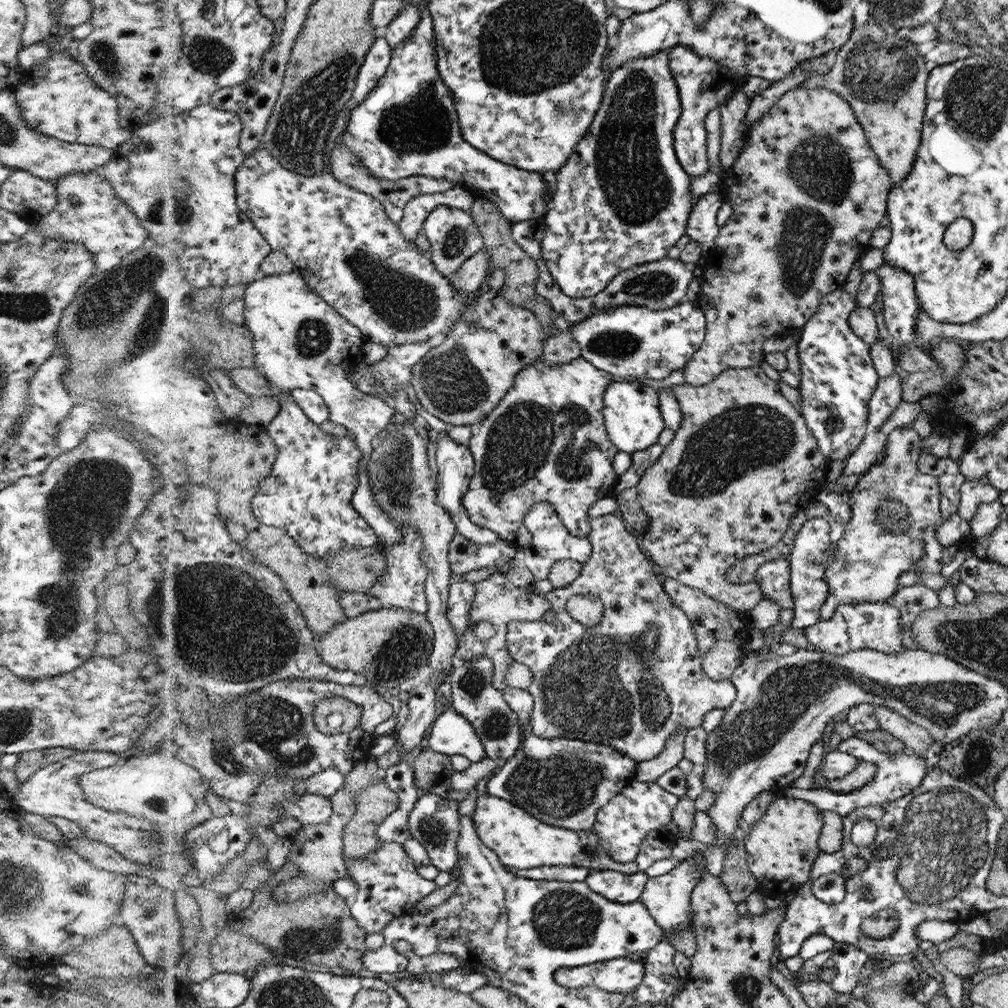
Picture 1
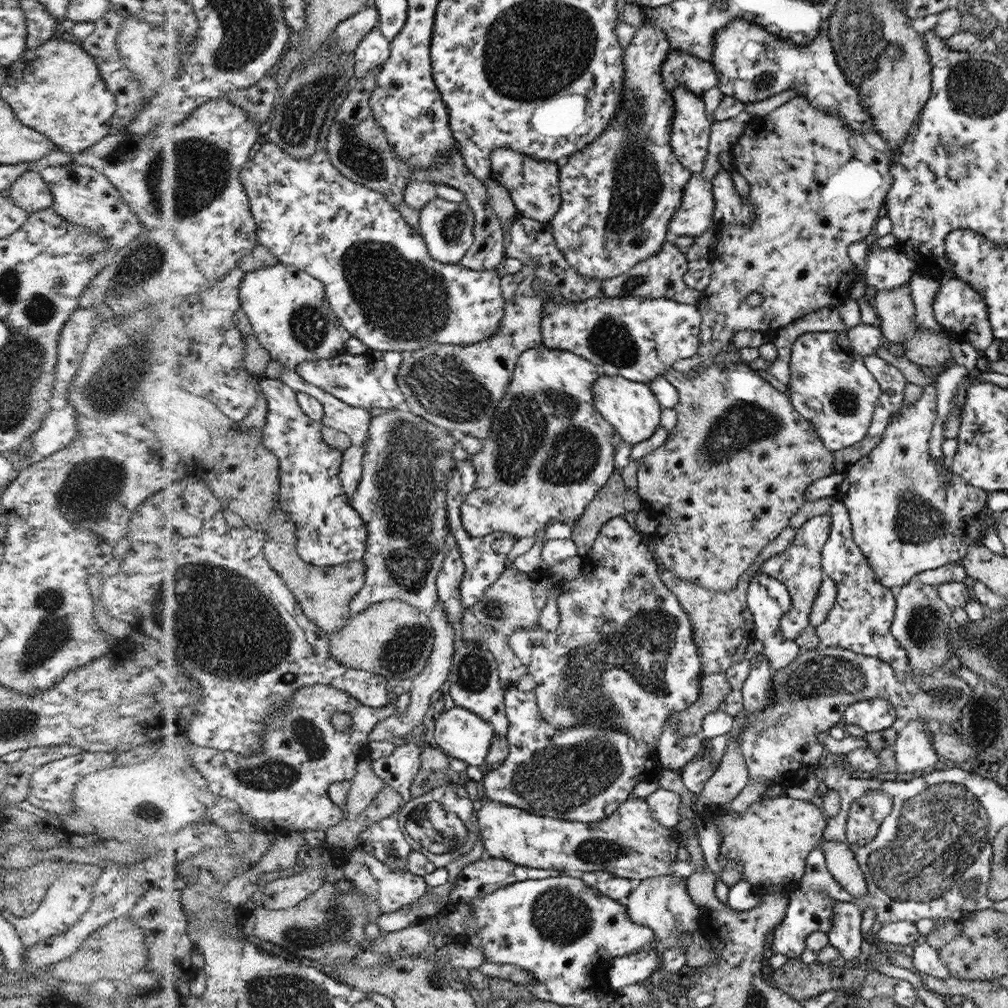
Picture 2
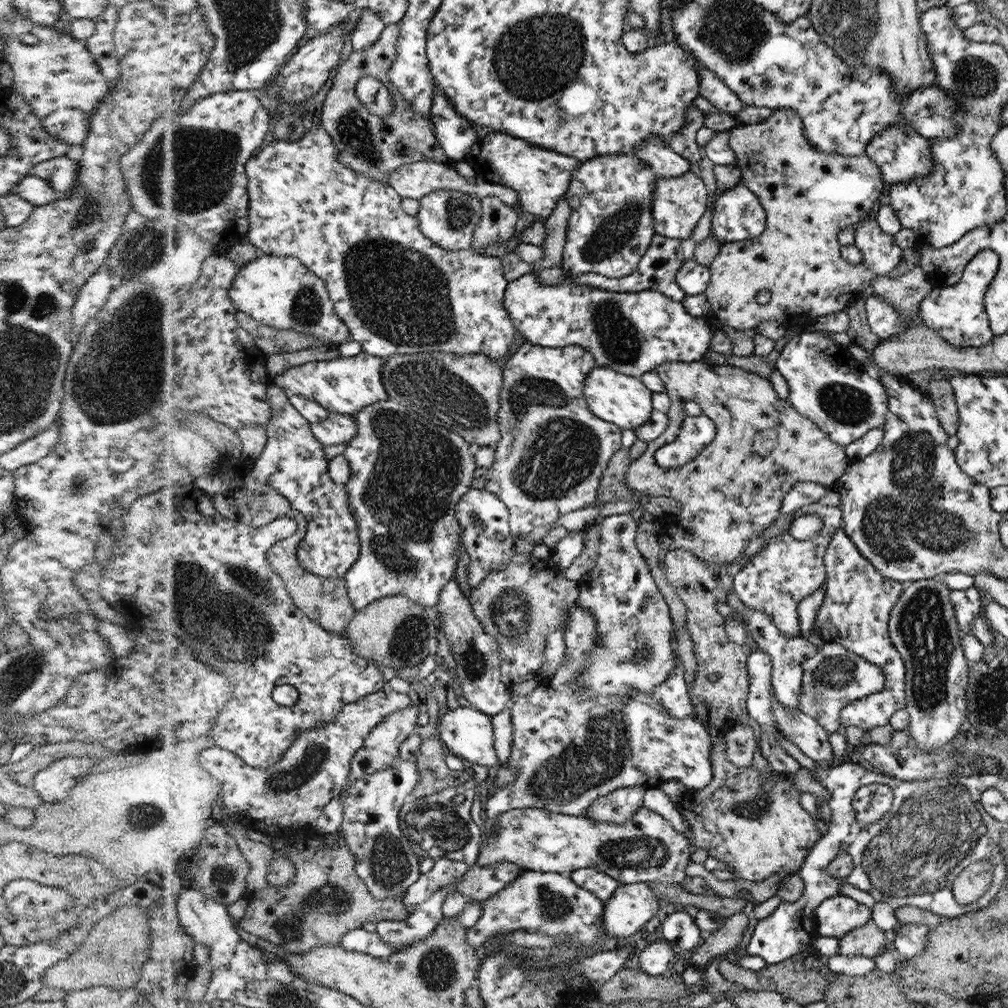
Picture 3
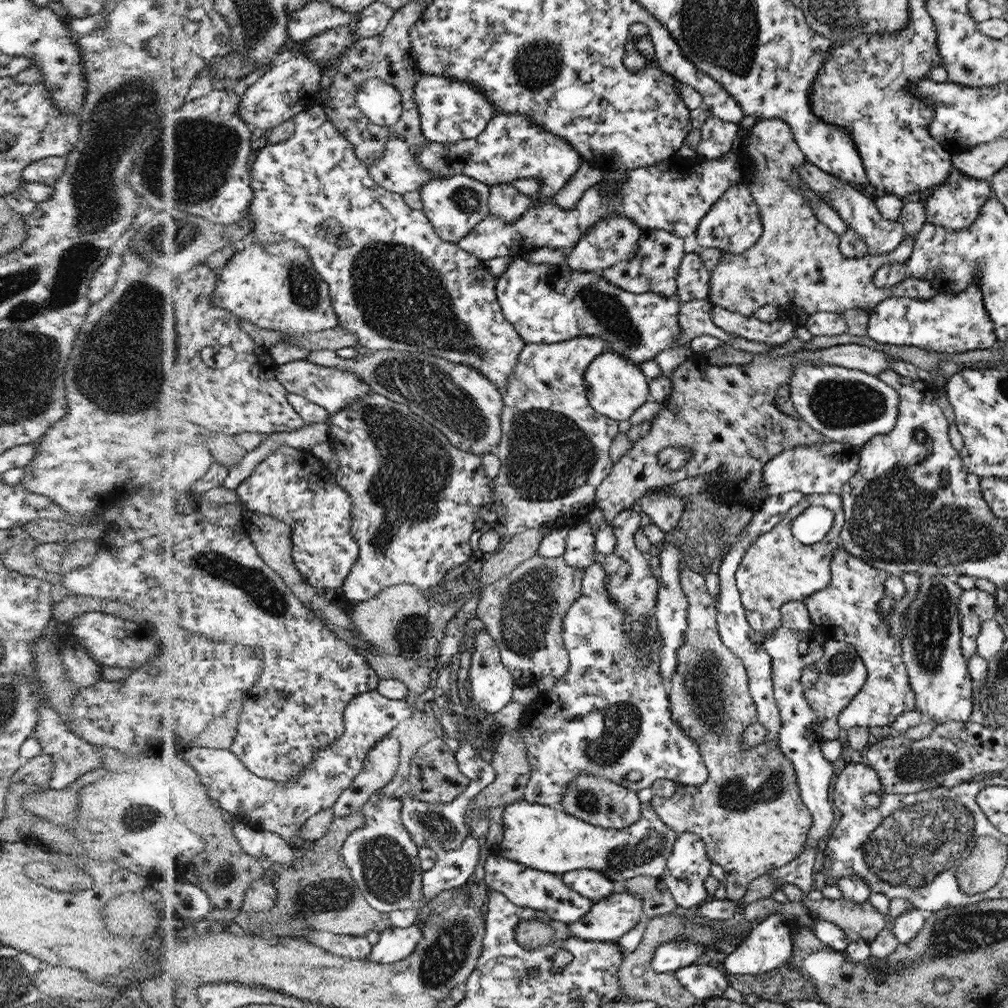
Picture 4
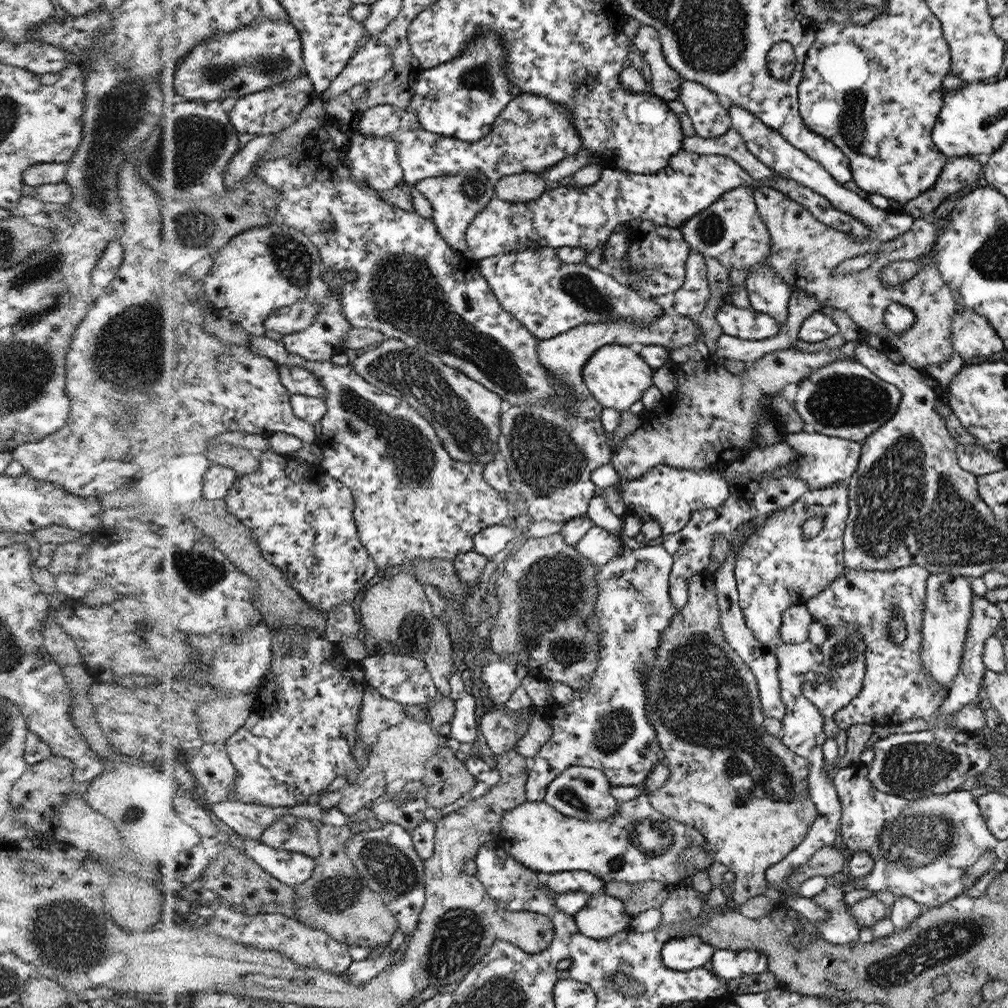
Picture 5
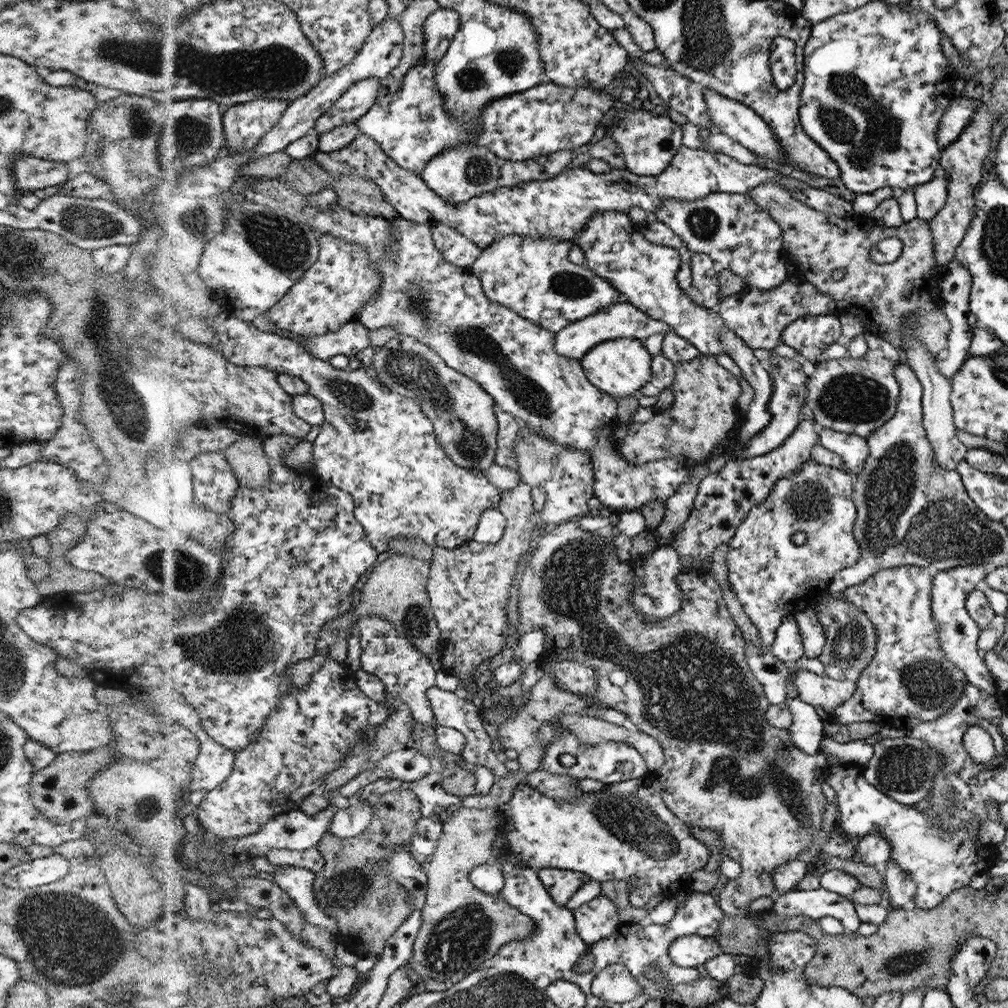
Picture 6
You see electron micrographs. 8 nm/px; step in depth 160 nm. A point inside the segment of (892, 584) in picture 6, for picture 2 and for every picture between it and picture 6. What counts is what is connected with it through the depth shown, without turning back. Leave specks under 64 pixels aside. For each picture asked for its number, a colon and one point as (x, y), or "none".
2: (861, 620)
3: (856, 609)
4: (847, 609)
5: (896, 689)

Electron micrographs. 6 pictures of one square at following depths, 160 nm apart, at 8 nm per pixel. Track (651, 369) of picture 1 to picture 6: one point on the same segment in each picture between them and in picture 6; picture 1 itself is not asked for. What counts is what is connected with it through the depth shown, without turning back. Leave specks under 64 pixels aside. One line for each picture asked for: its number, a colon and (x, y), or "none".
2: (639, 338)
3: (634, 333)
4: (547, 303)
5: (550, 297)
6: (535, 277)

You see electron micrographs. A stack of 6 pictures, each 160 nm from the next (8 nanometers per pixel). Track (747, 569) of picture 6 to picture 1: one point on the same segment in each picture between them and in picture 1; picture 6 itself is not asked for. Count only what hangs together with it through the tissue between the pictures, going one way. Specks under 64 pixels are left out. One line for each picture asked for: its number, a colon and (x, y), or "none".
1: (809, 590)
2: (798, 568)
3: (788, 570)
4: (777, 569)
5: (776, 568)

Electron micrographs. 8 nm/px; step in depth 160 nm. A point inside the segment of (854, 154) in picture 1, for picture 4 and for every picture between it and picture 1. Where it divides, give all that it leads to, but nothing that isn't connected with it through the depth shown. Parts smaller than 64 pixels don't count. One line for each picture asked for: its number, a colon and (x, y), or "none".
2: (816, 188)
3: (809, 196)
4: (796, 264)

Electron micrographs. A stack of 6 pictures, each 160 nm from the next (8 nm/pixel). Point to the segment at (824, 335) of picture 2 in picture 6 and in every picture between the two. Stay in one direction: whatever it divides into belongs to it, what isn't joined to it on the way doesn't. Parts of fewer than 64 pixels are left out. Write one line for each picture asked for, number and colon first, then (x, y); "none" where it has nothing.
3: (836, 392)
4: (850, 406)
5: (845, 399)
6: (851, 395)

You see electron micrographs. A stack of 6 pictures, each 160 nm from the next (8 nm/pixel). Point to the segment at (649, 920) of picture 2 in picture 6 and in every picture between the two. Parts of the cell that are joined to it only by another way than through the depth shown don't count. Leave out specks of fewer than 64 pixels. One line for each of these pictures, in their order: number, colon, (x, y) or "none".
3: (634, 904)
4: (610, 918)
5: (605, 916)
6: (599, 919)

